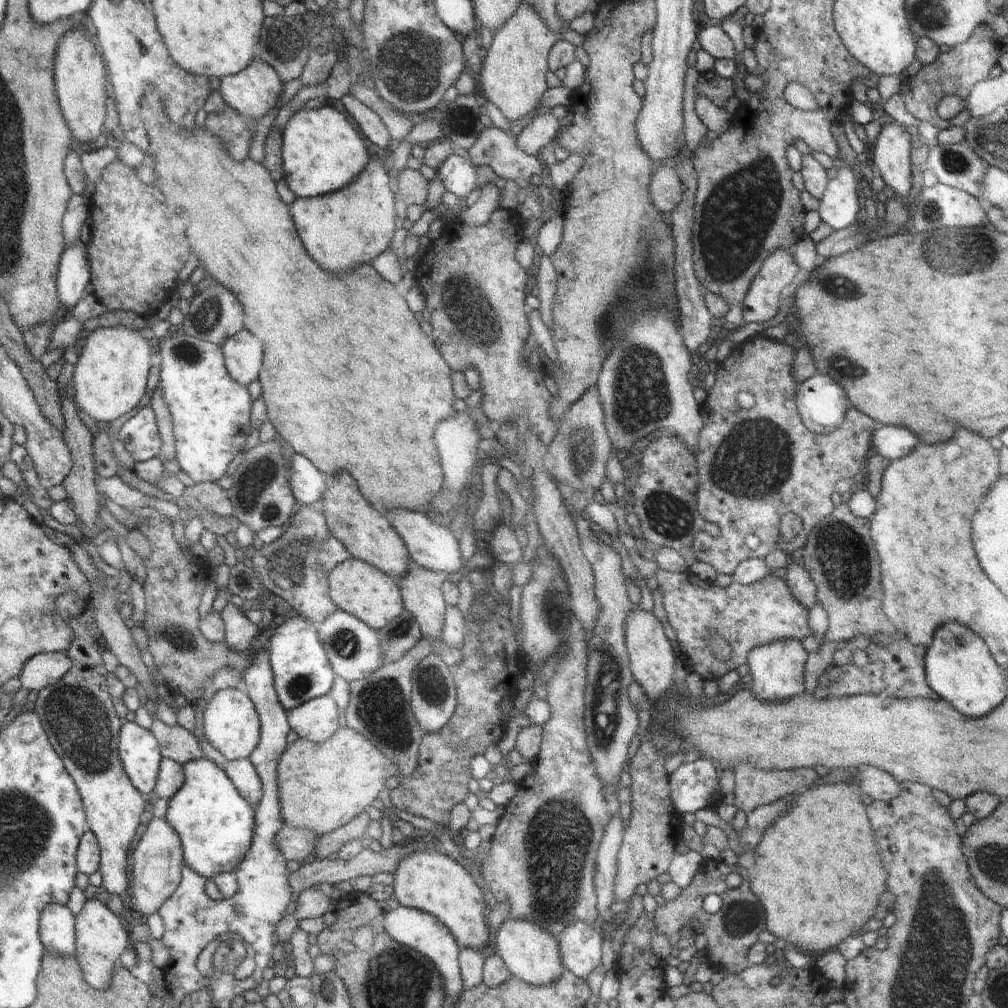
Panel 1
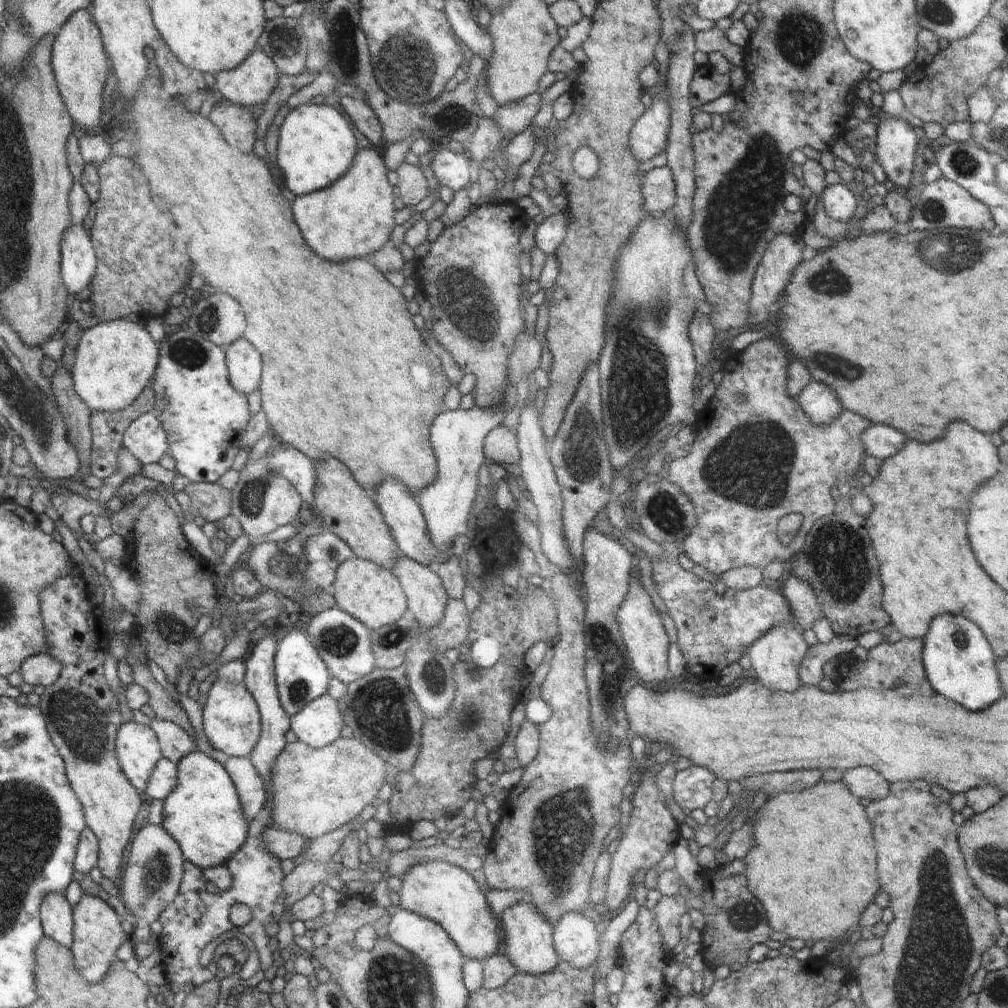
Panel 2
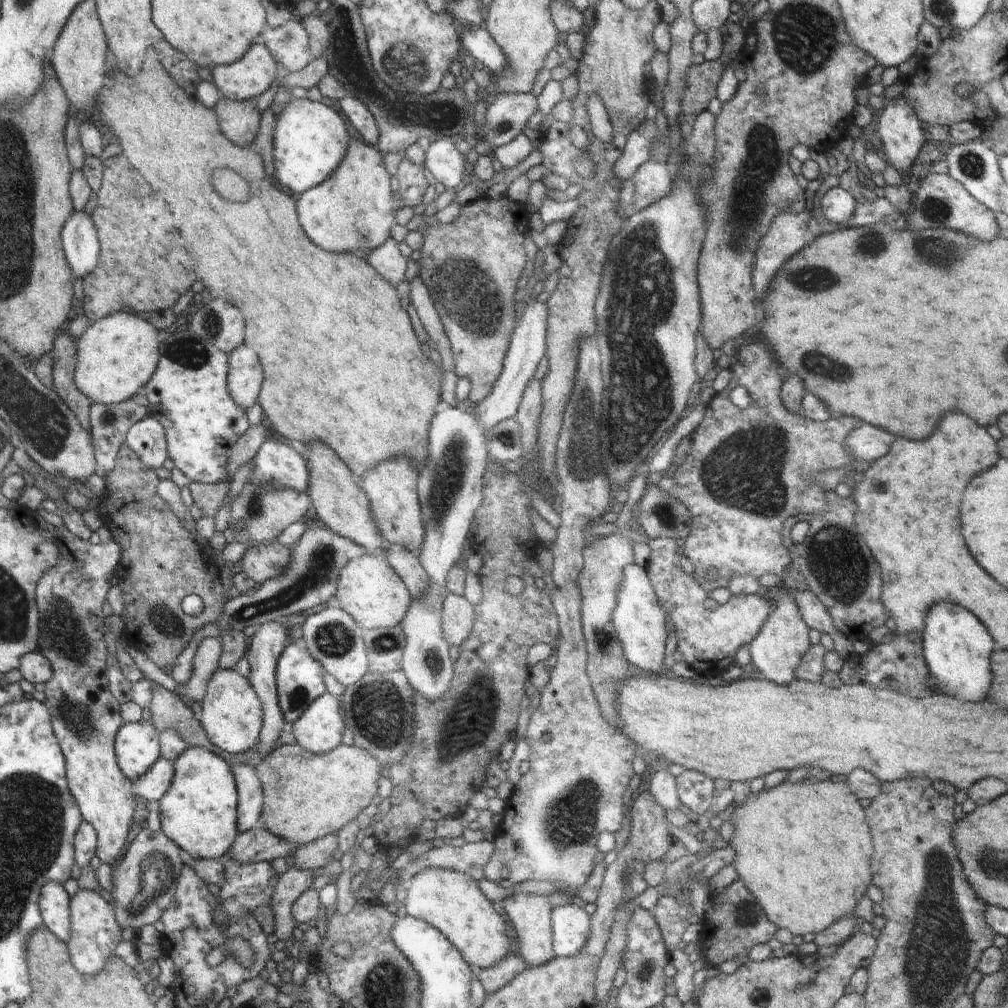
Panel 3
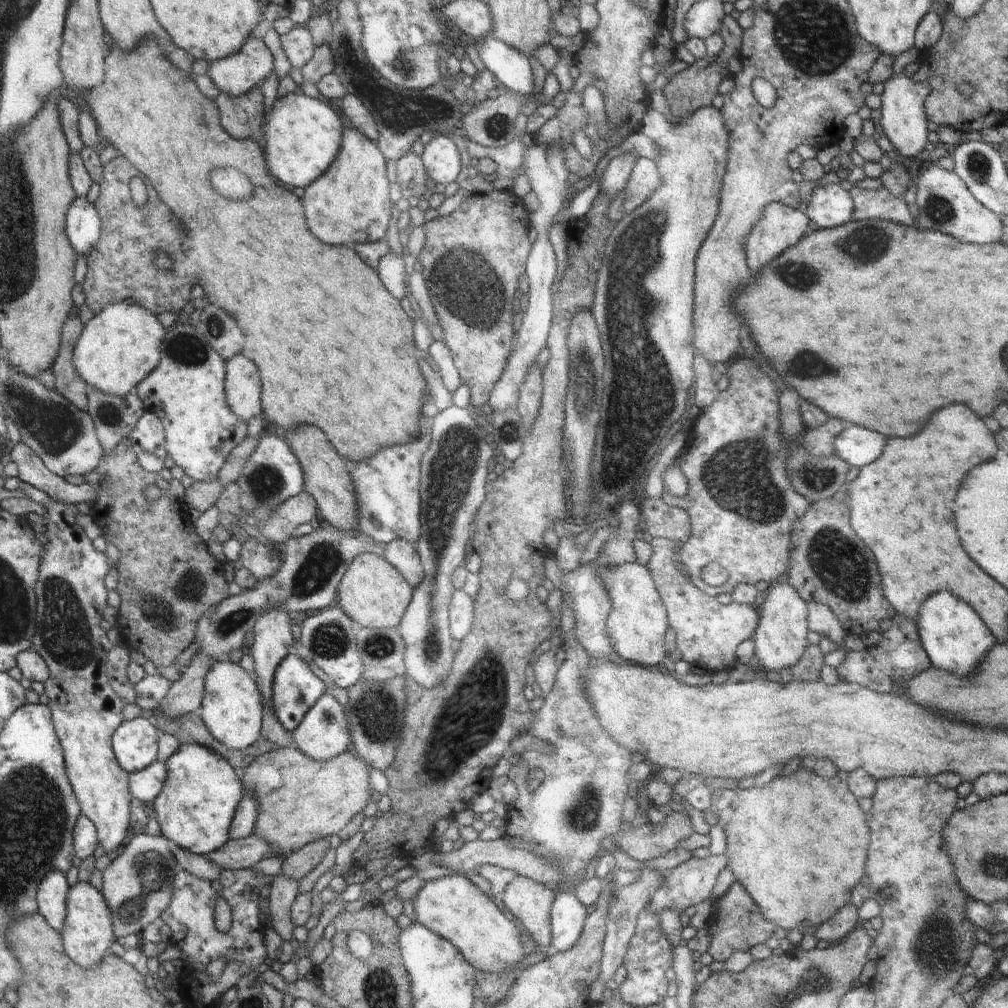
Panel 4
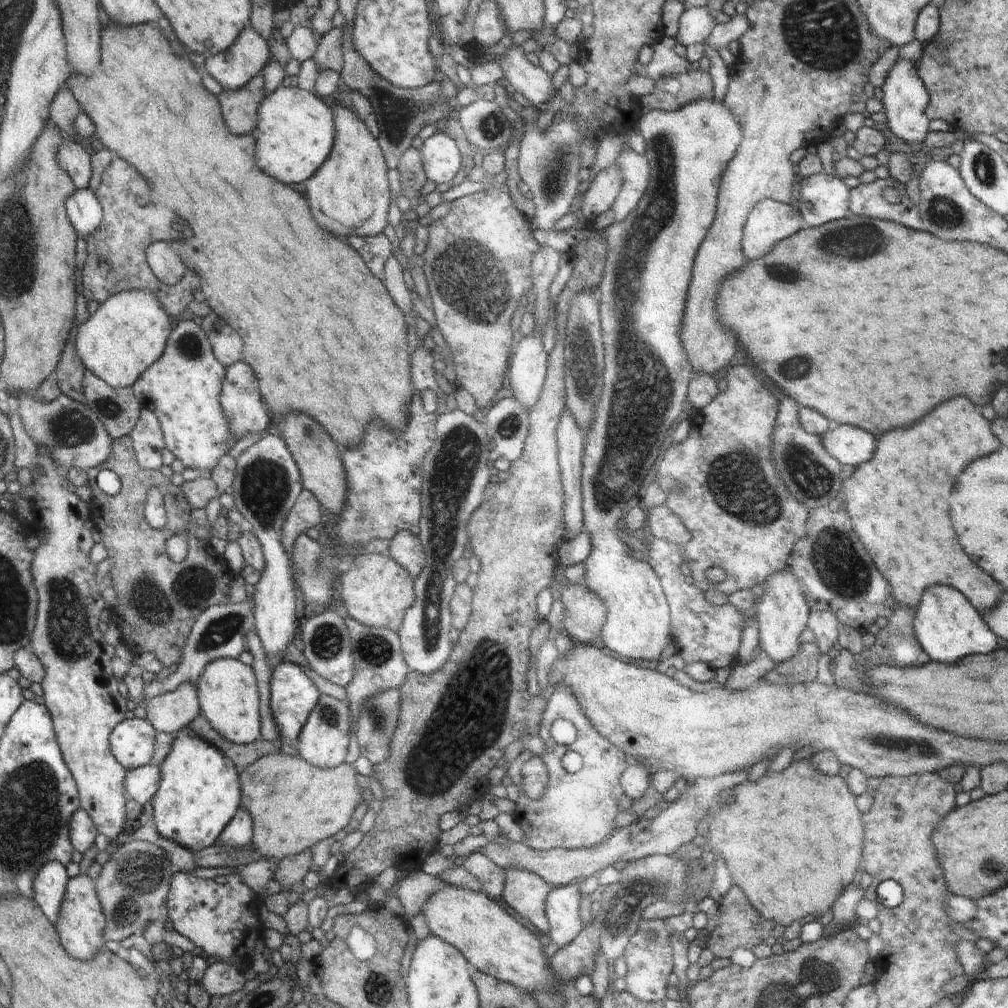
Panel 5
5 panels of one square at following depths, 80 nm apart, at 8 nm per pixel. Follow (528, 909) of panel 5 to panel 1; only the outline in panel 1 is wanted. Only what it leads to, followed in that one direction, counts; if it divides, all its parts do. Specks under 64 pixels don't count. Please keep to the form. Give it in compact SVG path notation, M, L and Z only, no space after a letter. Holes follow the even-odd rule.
M509 916L495 932L495 941L493 951L503 958L508 971L511 971L512 976L523 979L528 984L551 984L559 980L565 972L566 967L563 965L558 939L536 923Z

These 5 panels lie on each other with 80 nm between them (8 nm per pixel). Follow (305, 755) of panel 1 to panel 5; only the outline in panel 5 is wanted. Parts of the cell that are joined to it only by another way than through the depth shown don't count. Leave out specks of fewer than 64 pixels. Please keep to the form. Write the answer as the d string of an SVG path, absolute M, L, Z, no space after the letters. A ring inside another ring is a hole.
M269 754L263 757L260 757L258 760L249 764L241 773L241 806L243 809L250 815L252 819L253 826L253 837L252 837L252 846L254 854L257 858L266 858L273 861L279 861L285 856L292 856L305 851L306 849L311 849L316 842L328 838L328 836L333 836L336 832L340 832L342 828L346 828L350 822L350 817L354 807L358 804L360 800L360 792L356 788L356 774L352 770L352 764L344 763L343 765L337 766L333 769L324 769L320 767L312 766L308 761L302 759L300 756L296 755L285 755L285 754Z

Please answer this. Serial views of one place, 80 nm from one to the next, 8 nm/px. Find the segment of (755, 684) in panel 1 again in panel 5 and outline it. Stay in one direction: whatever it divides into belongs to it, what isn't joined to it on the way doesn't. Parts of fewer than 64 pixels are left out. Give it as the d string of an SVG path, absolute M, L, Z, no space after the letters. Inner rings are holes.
M789 566L777 570L766 581L762 582L762 595L757 599L758 608L754 616L755 625L759 632L760 648L776 662L782 664L794 657L800 650L800 634L806 628L808 605L802 594L802 584Z

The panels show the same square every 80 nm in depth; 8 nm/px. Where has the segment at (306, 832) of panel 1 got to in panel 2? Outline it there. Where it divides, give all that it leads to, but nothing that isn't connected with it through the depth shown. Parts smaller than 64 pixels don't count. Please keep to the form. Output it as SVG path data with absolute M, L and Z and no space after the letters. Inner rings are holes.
M268 827L263 834L265 845L263 850L275 856L278 860L288 859L293 862L299 861L307 844L310 842L306 837L298 833Z

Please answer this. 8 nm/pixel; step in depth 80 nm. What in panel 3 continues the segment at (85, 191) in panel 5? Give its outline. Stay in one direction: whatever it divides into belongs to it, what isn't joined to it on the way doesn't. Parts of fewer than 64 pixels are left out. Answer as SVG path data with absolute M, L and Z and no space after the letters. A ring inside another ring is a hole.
M75 210L62 229L63 252L76 279L90 275L98 262L98 234L85 210Z

